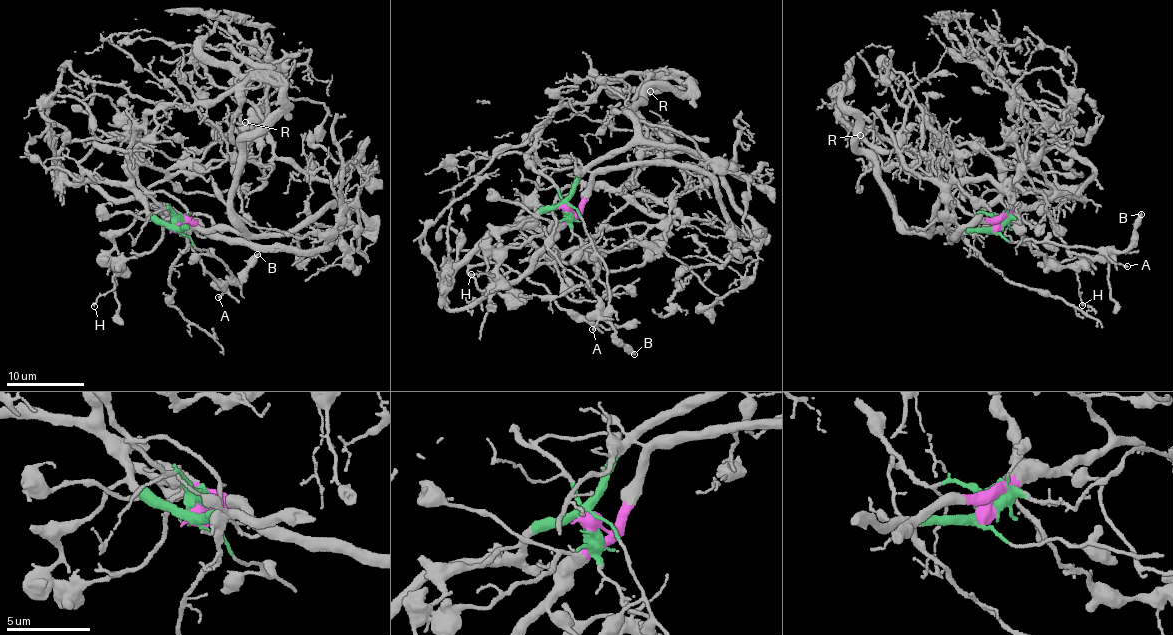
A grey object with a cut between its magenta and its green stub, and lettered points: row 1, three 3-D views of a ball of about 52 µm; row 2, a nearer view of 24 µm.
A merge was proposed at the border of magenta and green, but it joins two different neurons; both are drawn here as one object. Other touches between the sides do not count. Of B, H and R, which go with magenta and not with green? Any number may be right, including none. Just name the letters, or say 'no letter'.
H

